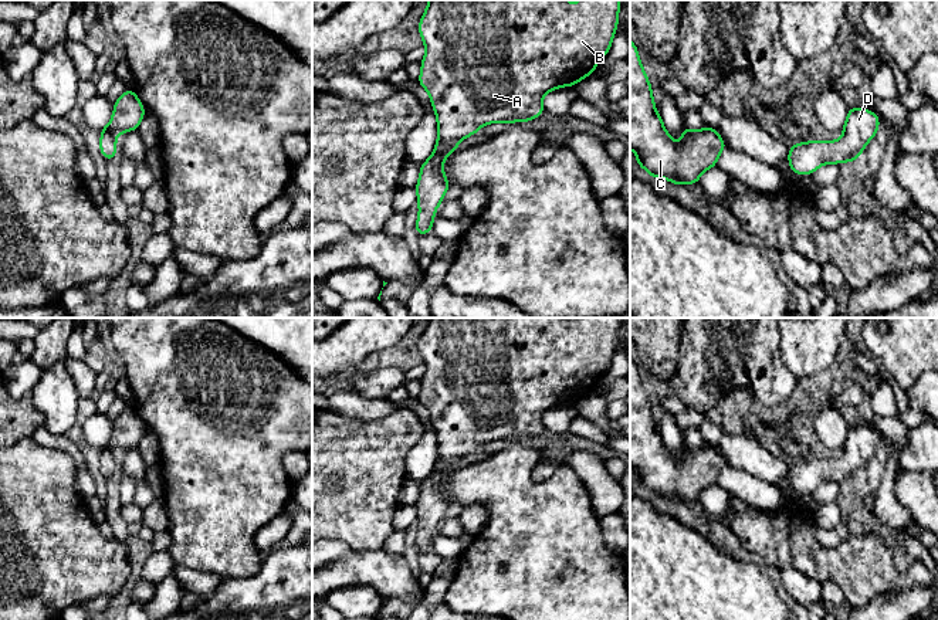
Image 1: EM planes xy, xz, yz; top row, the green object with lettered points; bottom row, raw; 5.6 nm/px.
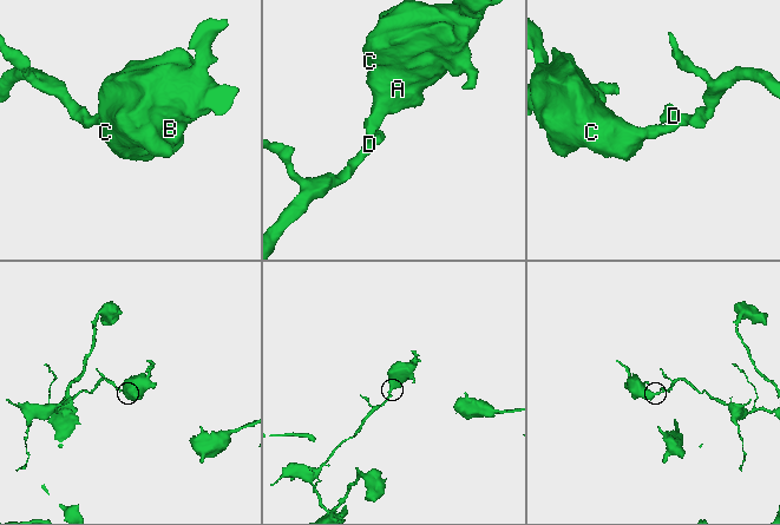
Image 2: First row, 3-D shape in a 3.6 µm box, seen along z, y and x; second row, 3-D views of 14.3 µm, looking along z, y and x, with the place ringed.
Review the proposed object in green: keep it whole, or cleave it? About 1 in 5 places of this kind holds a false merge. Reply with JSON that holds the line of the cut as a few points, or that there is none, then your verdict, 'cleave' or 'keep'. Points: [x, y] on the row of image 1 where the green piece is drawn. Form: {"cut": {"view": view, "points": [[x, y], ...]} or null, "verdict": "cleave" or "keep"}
{"cut": null, "verdict": "keep"}

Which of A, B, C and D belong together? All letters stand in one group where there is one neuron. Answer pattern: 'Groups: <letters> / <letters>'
Groups: A B C D

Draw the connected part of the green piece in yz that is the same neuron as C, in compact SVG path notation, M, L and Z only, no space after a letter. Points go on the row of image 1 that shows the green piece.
M630 38L630 149L636 152L636 165L641 166L651 180L661 177L671 184L697 184L702 172L717 167L718 157L725 148L728 145L718 131L707 125L701 131L683 126L681 145L675 145L656 111L653 88L640 61L639 50Z

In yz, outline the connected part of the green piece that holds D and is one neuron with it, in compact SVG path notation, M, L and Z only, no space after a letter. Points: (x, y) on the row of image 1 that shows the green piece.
M849 106L840 140L809 140L790 145L789 167L796 175L813 175L822 165L854 162L874 139L880 116L870 109Z

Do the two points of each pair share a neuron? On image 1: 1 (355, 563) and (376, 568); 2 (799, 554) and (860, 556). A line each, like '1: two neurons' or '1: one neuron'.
1: one neuron
2: one neuron

